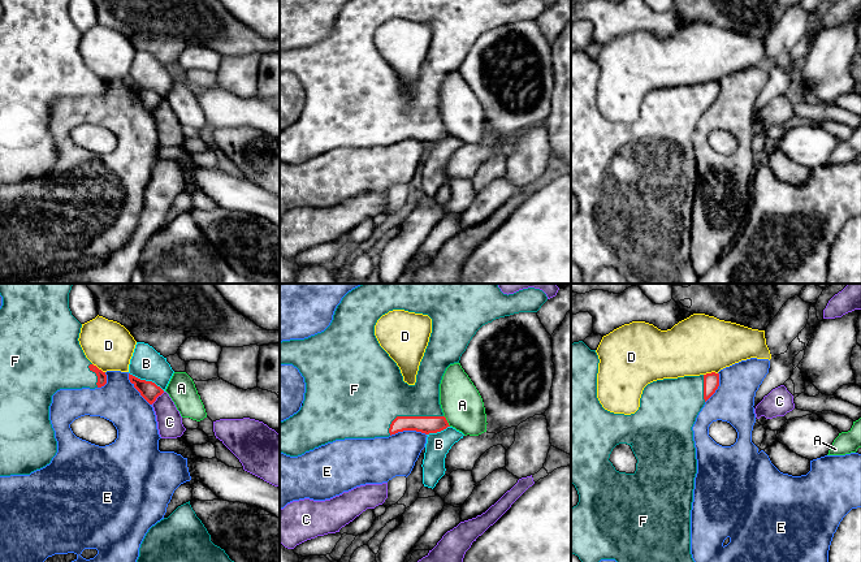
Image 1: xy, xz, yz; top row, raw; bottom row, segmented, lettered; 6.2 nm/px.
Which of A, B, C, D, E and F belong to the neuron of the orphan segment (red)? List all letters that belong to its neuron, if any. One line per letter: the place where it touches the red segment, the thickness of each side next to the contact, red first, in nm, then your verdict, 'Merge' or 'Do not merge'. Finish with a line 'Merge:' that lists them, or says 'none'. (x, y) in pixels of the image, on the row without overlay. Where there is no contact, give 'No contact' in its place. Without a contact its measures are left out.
A: Touches red at xz (446, 129). Thickness 110 nm (red) against 260 nm. Do not merge
B: Touches red at xy (147, 90). Thickness 110 nm (red) against 200 nm. Do not merge
C: Touches red at xy (158, 104). Thickness 110 nm (red) against 160 nm. Do not merge
D: Touches red at yz (712, 81). Thickness 100 nm (red) against 360 nm. Do not merge
E: Touches red at xz (407, 138). Thickness 110 nm (red) against 280 nm. Do not merge
F: Touches red at xz (411, 125). Thickness 110 nm (red) against 360 nm. Merge
Merge: F

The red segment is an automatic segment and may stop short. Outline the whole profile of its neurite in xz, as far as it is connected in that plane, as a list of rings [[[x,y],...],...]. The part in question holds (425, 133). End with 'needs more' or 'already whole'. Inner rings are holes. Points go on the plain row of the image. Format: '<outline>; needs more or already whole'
[[[349,0],[324,40],[280,51],[280,74],[293,73],[306,91],[303,114],[280,130],[280,161],[298,165],[336,148],[389,146],[403,139],[429,143],[446,138],[450,134],[440,113],[440,92],[446,77],[459,72],[483,34],[519,21],[537,21],[546,9],[544,0],[509,4],[502,0]],[[393,18],[432,27],[432,42],[414,94],[403,90],[399,75],[375,44],[377,29]]]; needs more

